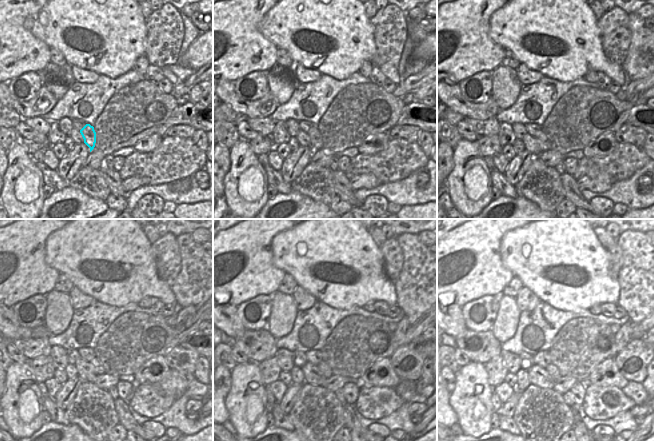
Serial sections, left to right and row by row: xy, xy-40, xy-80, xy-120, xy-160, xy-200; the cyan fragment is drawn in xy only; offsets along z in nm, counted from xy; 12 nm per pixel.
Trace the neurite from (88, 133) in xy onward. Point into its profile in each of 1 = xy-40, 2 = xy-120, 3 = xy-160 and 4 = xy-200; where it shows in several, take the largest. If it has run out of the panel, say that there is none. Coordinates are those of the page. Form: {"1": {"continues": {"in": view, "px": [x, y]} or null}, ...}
{"1": {"continues": {"in": "xy-40", "px": [315, 137]}}, "2": {"continues": {"in": "xy-120", "px": [98, 367]}}, "3": {"continues": {"in": "xy-160", "px": [324, 368]}}, "4": {"continues": {"in": "xy-200", "px": [553, 371]}}}

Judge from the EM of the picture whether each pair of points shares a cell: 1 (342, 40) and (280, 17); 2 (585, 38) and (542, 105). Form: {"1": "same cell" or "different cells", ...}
{"1": "same cell", "2": "different cells"}

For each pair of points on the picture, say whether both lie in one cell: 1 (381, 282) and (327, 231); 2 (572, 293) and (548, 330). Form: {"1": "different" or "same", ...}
{"1": "same", "2": "different"}

